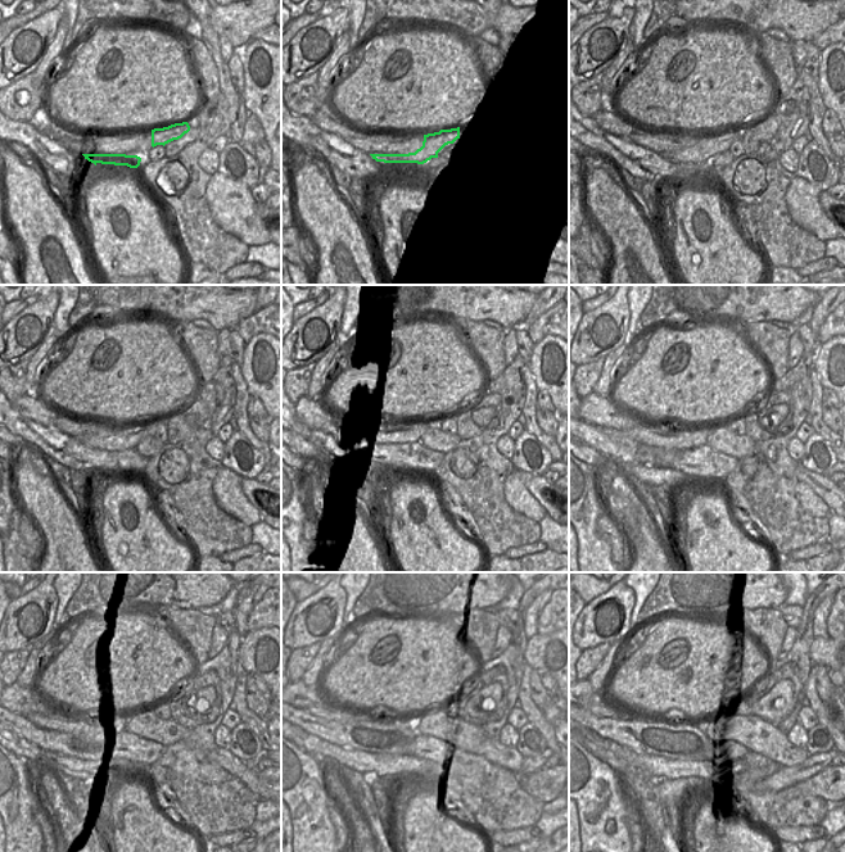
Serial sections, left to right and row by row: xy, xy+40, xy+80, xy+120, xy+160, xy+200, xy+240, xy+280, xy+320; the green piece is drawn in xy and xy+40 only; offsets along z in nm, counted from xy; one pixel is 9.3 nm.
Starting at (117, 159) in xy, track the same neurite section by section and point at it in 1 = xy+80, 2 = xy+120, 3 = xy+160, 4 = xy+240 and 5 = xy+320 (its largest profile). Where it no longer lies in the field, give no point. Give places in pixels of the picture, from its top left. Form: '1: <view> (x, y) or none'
1: xy+80 (709, 146)
2: xy+120 (125, 435)
3: xy+160 (382, 436)
4: xy+240 (57, 719)
5: xy+320 (602, 710)

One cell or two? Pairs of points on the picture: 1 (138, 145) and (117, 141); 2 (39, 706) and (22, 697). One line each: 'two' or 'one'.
1: one
2: one

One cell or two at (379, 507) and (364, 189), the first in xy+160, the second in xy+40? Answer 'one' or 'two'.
one

